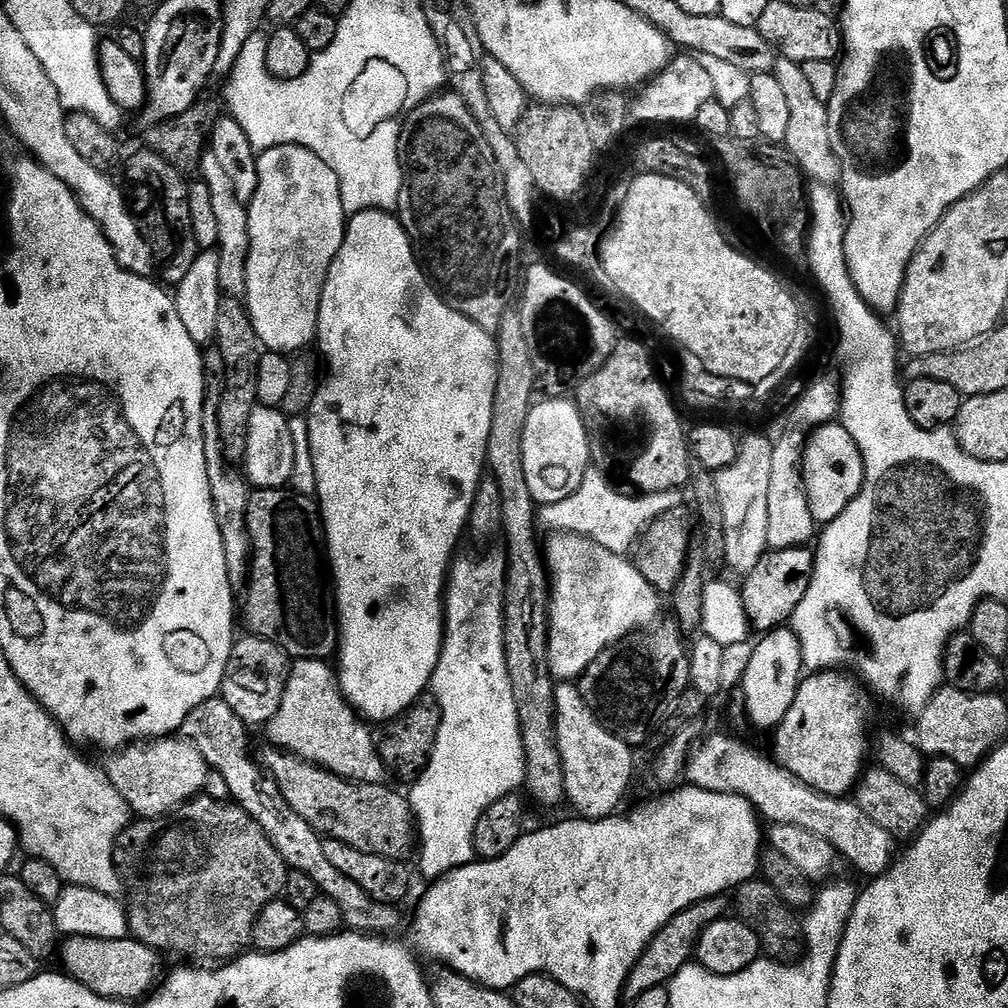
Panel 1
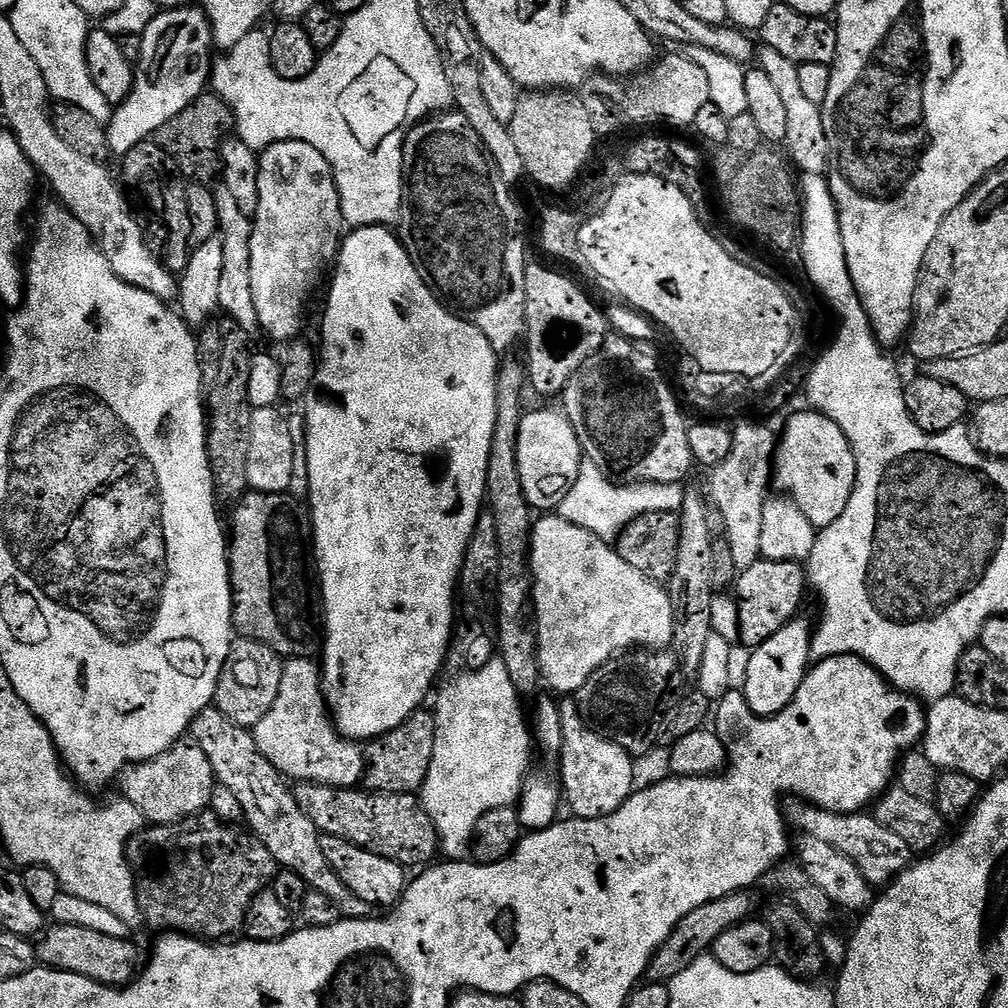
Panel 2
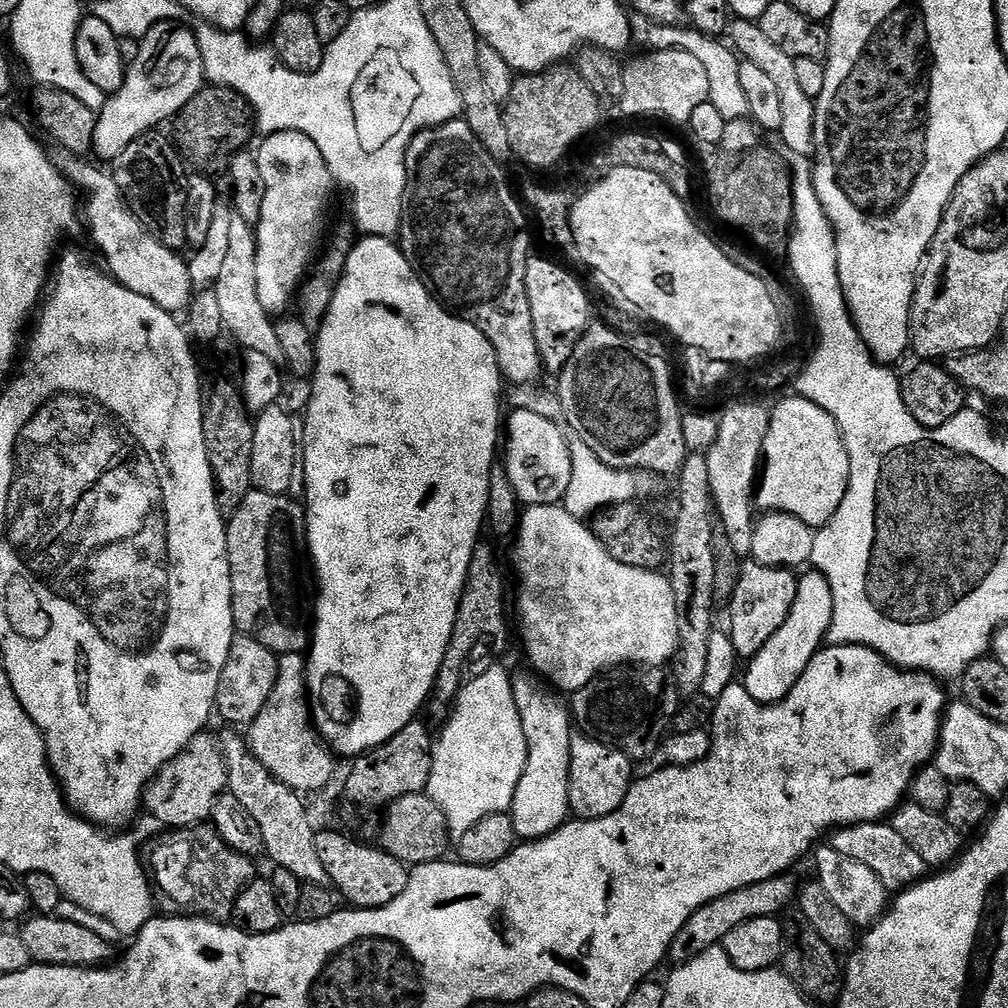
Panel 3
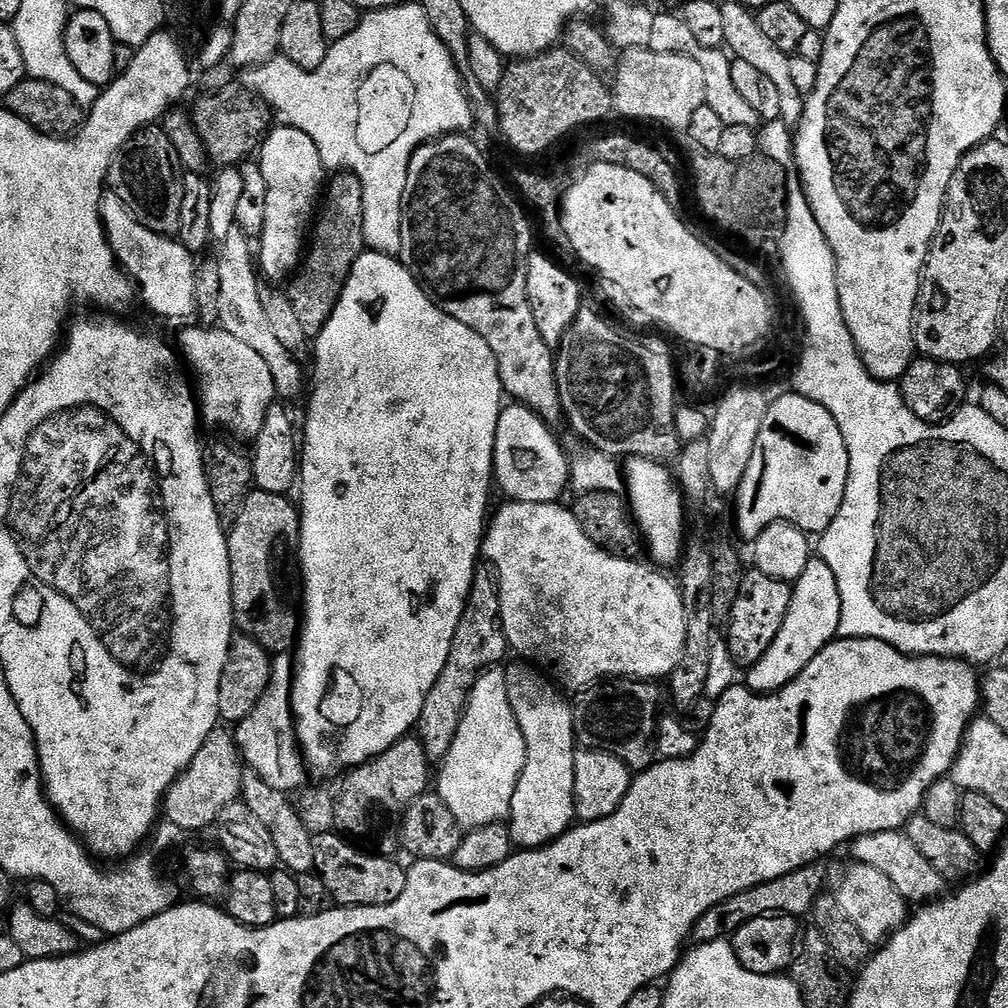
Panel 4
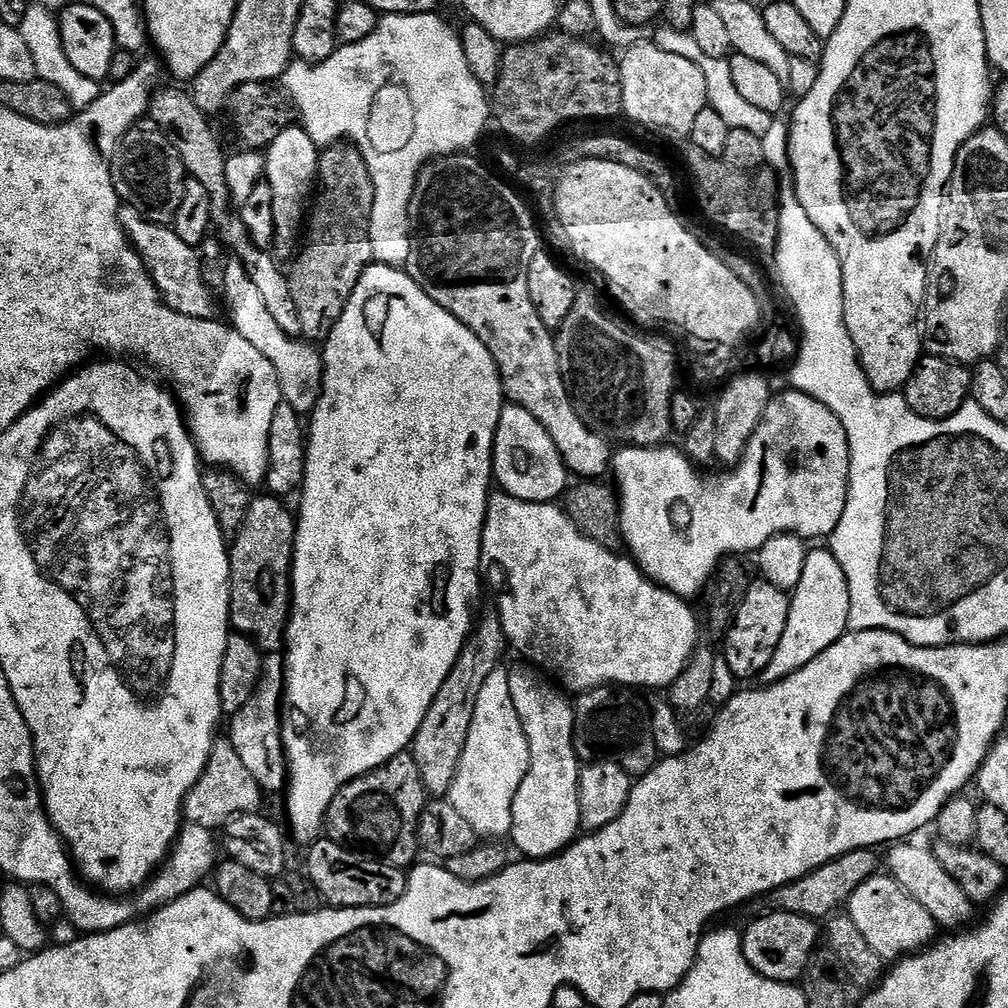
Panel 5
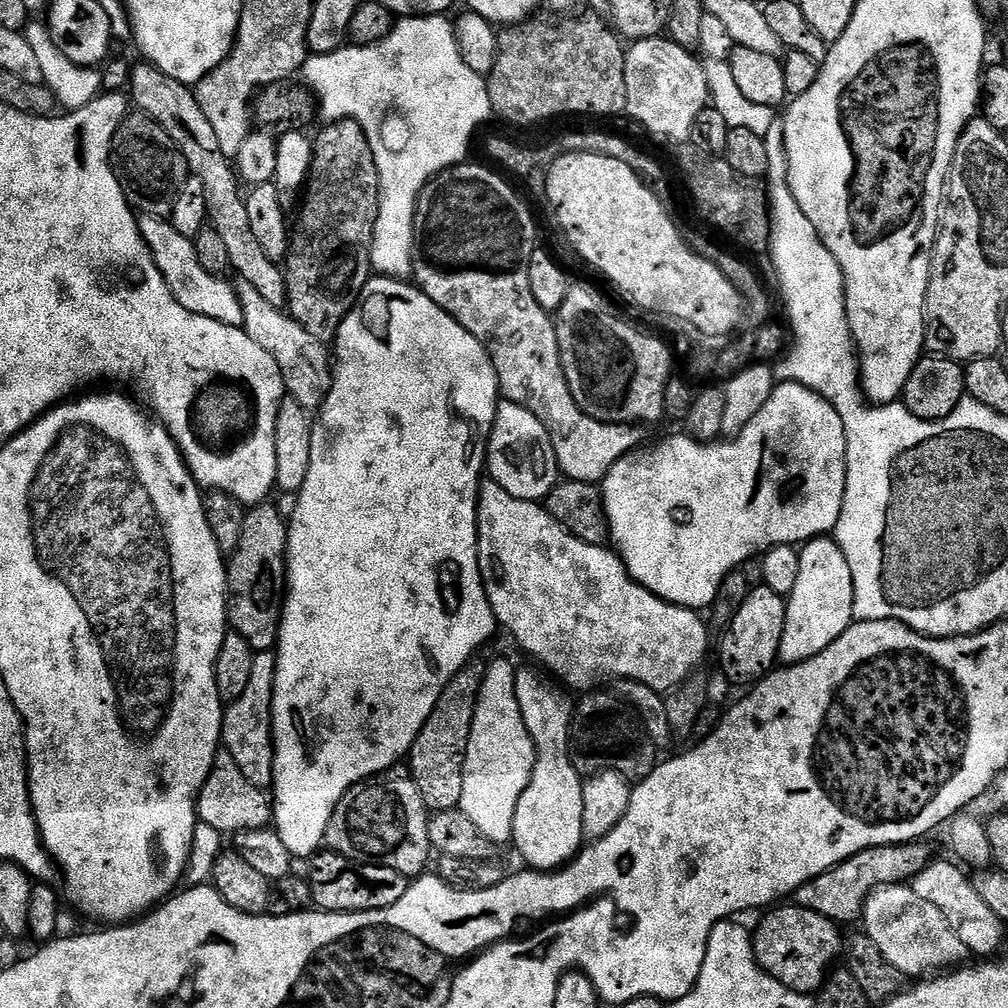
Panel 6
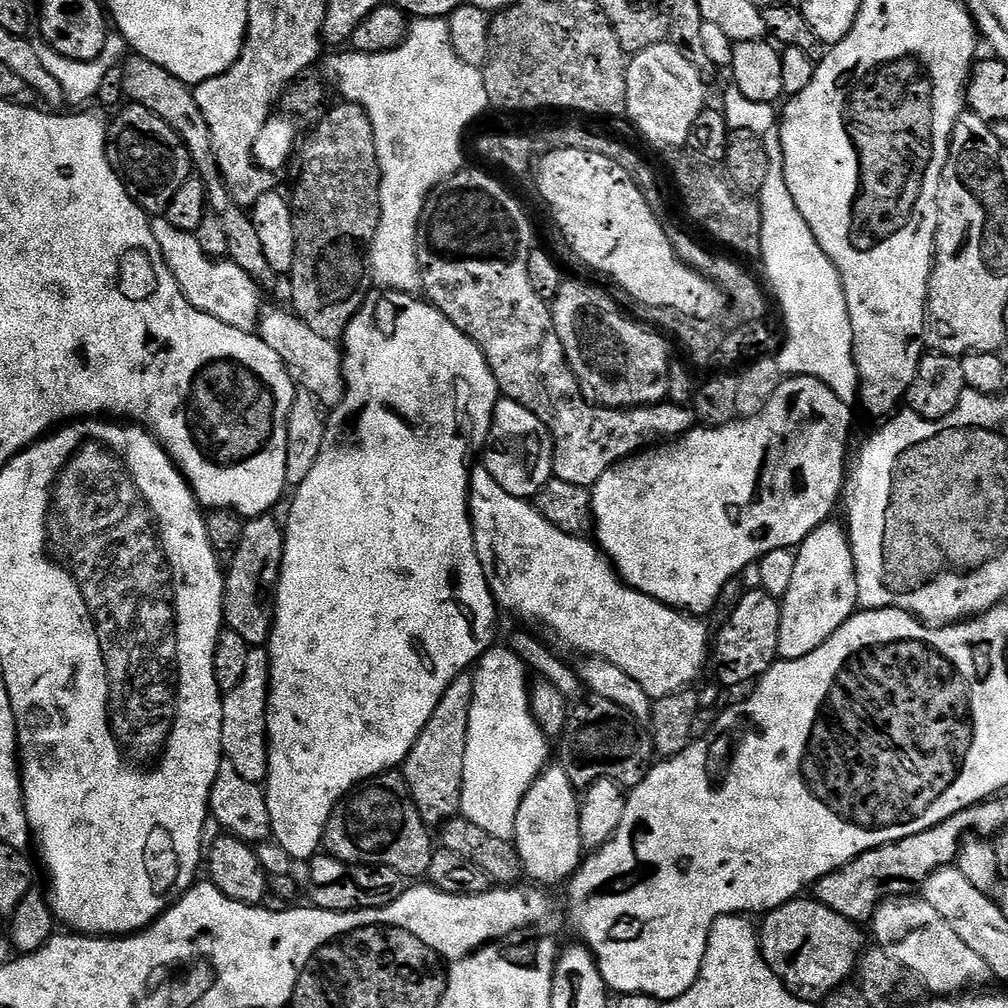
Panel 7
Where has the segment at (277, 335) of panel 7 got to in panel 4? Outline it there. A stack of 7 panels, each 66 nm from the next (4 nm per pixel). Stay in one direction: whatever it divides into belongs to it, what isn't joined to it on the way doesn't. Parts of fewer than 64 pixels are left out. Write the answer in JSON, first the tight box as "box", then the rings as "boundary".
{"box":[216,226,304,397],"boundary":[[[233,226],[219,247],[221,250],[216,265],[222,278],[222,294],[218,294],[218,324],[225,332],[234,334],[234,338],[246,342],[246,346],[250,346],[250,350],[256,351],[262,357],[262,362],[270,366],[270,374],[274,374],[276,390],[281,397],[296,396],[304,384],[304,372],[300,369],[301,361],[292,356],[290,350],[282,346],[282,342],[278,342],[274,330],[270,330],[270,322],[266,322],[266,310],[262,306],[260,289],[261,277],[258,275],[258,264],[254,259],[253,245],[251,248],[248,244],[251,244],[250,237],[241,228]]]}

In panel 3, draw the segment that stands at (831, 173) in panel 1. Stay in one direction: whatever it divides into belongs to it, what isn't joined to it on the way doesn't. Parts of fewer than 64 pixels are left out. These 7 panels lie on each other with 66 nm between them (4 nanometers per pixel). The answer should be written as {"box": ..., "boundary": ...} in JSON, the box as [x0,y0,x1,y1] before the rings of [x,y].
{"box":[730,19,816,157],"boundary":[[[733,19],[730,29],[731,47],[743,59],[754,62],[754,66],[759,66],[764,73],[774,81],[778,89],[780,101],[782,101],[782,126],[778,133],[779,139],[784,139],[784,148],[794,154],[802,154],[811,157],[816,151],[814,136],[814,118],[816,117],[816,105],[813,100],[806,98],[806,94],[801,90],[794,70],[794,60],[790,54],[778,50],[778,46],[767,40],[766,34],[762,34],[759,23],[754,20]]]}

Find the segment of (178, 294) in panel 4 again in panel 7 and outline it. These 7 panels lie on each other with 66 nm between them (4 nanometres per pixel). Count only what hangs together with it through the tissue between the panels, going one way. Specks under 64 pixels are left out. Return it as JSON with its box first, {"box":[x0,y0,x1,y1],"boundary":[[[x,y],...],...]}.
{"box":[151,218,262,333],"boundary":[[[166,218],[153,219],[151,225],[154,230],[154,238],[158,238],[158,250],[162,250],[162,258],[166,258],[166,266],[170,266],[170,270],[174,274],[182,294],[190,302],[190,306],[194,306],[199,312],[205,312],[218,318],[218,322],[226,322],[226,326],[234,326],[243,332],[255,333],[262,315],[262,307],[260,308],[261,285],[253,280],[250,274],[246,274],[246,270],[242,270],[242,266],[232,263],[231,260],[205,256],[202,246],[198,246],[193,233],[183,232],[170,226],[170,222]]]}

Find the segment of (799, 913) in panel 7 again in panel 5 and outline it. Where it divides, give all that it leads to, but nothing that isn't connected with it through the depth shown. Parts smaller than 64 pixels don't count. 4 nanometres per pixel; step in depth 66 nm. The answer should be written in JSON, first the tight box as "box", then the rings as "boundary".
{"box":[742,910,822,984],"boundary":[[[775,910],[769,911],[769,913],[769,916],[758,917],[748,929],[743,929],[742,950],[744,951],[744,957],[746,958],[746,962],[750,962],[750,966],[758,974],[762,974],[774,982],[791,984],[799,981],[807,973],[808,961],[812,959],[818,948],[816,943],[819,940],[821,943],[822,928],[817,921],[811,920],[808,916],[799,916],[798,914],[778,912]]]}

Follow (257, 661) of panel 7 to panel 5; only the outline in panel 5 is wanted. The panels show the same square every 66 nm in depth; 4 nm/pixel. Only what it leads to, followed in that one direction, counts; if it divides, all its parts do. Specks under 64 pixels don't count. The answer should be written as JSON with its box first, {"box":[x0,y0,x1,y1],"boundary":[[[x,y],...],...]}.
{"box":[226,652,288,793],"boundary":[[[269,652],[264,657],[264,665],[262,666],[262,674],[258,678],[258,686],[254,690],[254,694],[250,698],[250,702],[246,702],[246,706],[242,706],[242,710],[238,710],[231,717],[232,729],[226,732],[227,739],[231,740],[234,751],[238,753],[246,770],[250,770],[254,782],[258,782],[261,793],[285,791],[288,782],[288,759],[284,757],[284,726],[282,723],[282,709],[284,706],[284,662],[285,657],[278,652]]]}

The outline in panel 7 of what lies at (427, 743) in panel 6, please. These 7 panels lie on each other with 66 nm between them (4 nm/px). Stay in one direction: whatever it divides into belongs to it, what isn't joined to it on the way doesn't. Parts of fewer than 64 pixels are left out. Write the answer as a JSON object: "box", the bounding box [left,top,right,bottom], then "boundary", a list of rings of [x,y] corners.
{"box":[402,674,473,826],"boundary":[[[465,674],[454,678],[454,682],[446,686],[442,702],[438,702],[434,714],[430,714],[430,722],[426,722],[422,734],[418,734],[418,742],[414,742],[402,765],[402,775],[408,784],[414,806],[429,826],[443,826],[460,812],[470,730],[470,706],[473,702],[472,676]]]}

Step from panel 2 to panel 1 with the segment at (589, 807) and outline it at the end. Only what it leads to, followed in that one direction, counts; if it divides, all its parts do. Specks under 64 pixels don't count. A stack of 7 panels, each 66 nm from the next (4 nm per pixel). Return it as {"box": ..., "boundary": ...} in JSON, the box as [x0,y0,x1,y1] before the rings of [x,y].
{"box":[556,682,632,820],"boundary":[[[560,682],[556,685],[556,741],[562,758],[564,771],[564,795],[567,803],[577,817],[585,820],[605,820],[617,811],[624,800],[628,787],[632,784],[632,752],[626,742],[622,742],[600,719],[586,706],[579,687],[572,682]]]}

